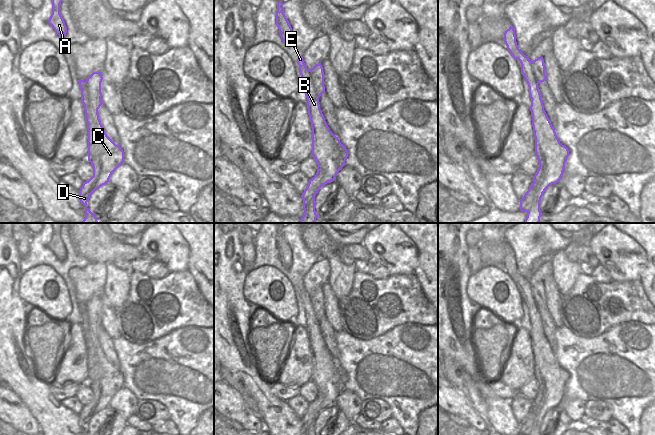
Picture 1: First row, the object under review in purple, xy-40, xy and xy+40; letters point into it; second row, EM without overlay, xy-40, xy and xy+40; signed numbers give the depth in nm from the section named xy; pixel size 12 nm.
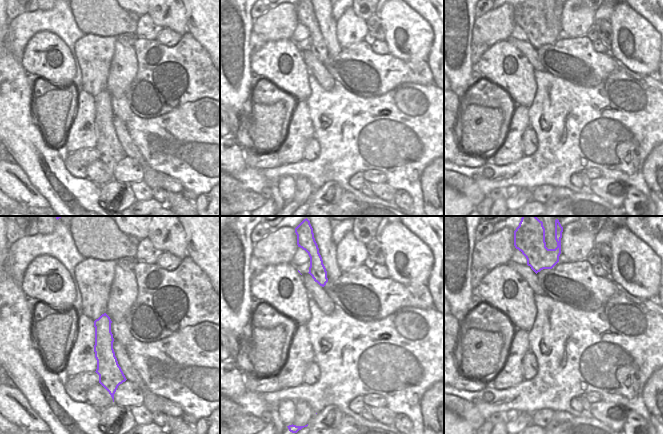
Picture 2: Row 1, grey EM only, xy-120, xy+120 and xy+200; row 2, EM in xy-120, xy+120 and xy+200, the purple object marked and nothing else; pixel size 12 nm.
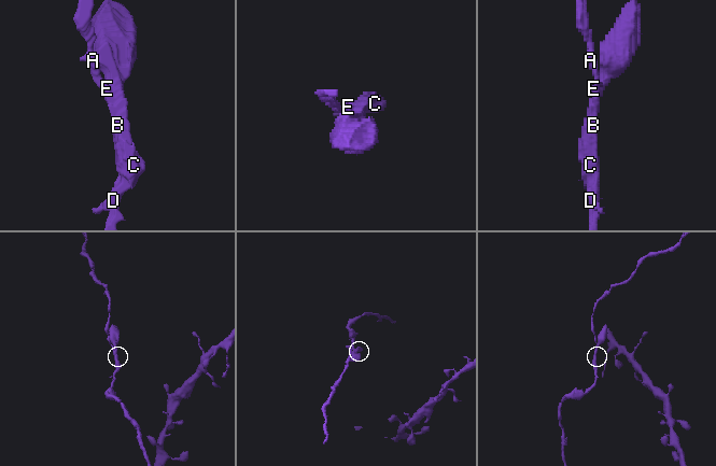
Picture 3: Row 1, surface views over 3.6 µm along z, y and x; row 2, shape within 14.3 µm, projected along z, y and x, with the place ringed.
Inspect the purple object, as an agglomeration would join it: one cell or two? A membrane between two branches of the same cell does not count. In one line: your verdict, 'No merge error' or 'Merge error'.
Merge error.

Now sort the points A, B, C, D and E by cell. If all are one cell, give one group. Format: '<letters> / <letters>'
A B E / C D

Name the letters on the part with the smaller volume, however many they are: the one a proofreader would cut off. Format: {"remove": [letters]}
{"remove": ["C", "D"]}

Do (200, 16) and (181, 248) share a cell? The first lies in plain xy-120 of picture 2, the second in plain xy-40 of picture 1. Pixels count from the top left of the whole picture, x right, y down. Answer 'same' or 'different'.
different

